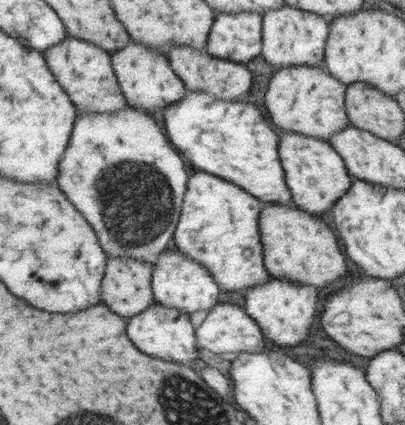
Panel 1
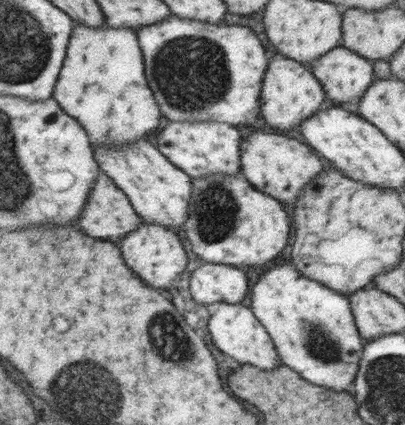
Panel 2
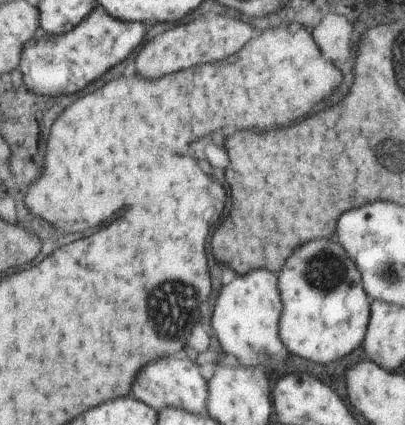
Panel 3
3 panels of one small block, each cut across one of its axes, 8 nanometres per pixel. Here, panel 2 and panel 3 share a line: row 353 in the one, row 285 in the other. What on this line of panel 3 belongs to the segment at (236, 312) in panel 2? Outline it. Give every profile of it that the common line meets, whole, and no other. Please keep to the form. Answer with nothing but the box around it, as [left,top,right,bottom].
[211,268,287,368]

